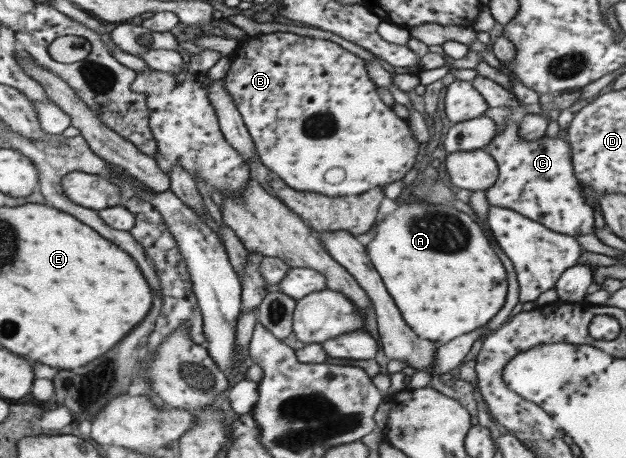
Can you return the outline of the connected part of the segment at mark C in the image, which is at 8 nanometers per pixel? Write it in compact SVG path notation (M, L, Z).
M508 116L504 121L504 131L496 135L484 148L496 161L498 176L496 182L486 189L486 202L489 206L509 208L525 218L538 222L548 230L556 231L568 236L590 234L594 228L594 214L581 193L581 184L574 177L571 163L571 148L568 142L558 137L541 138L536 141L526 141L518 135L518 116Z

